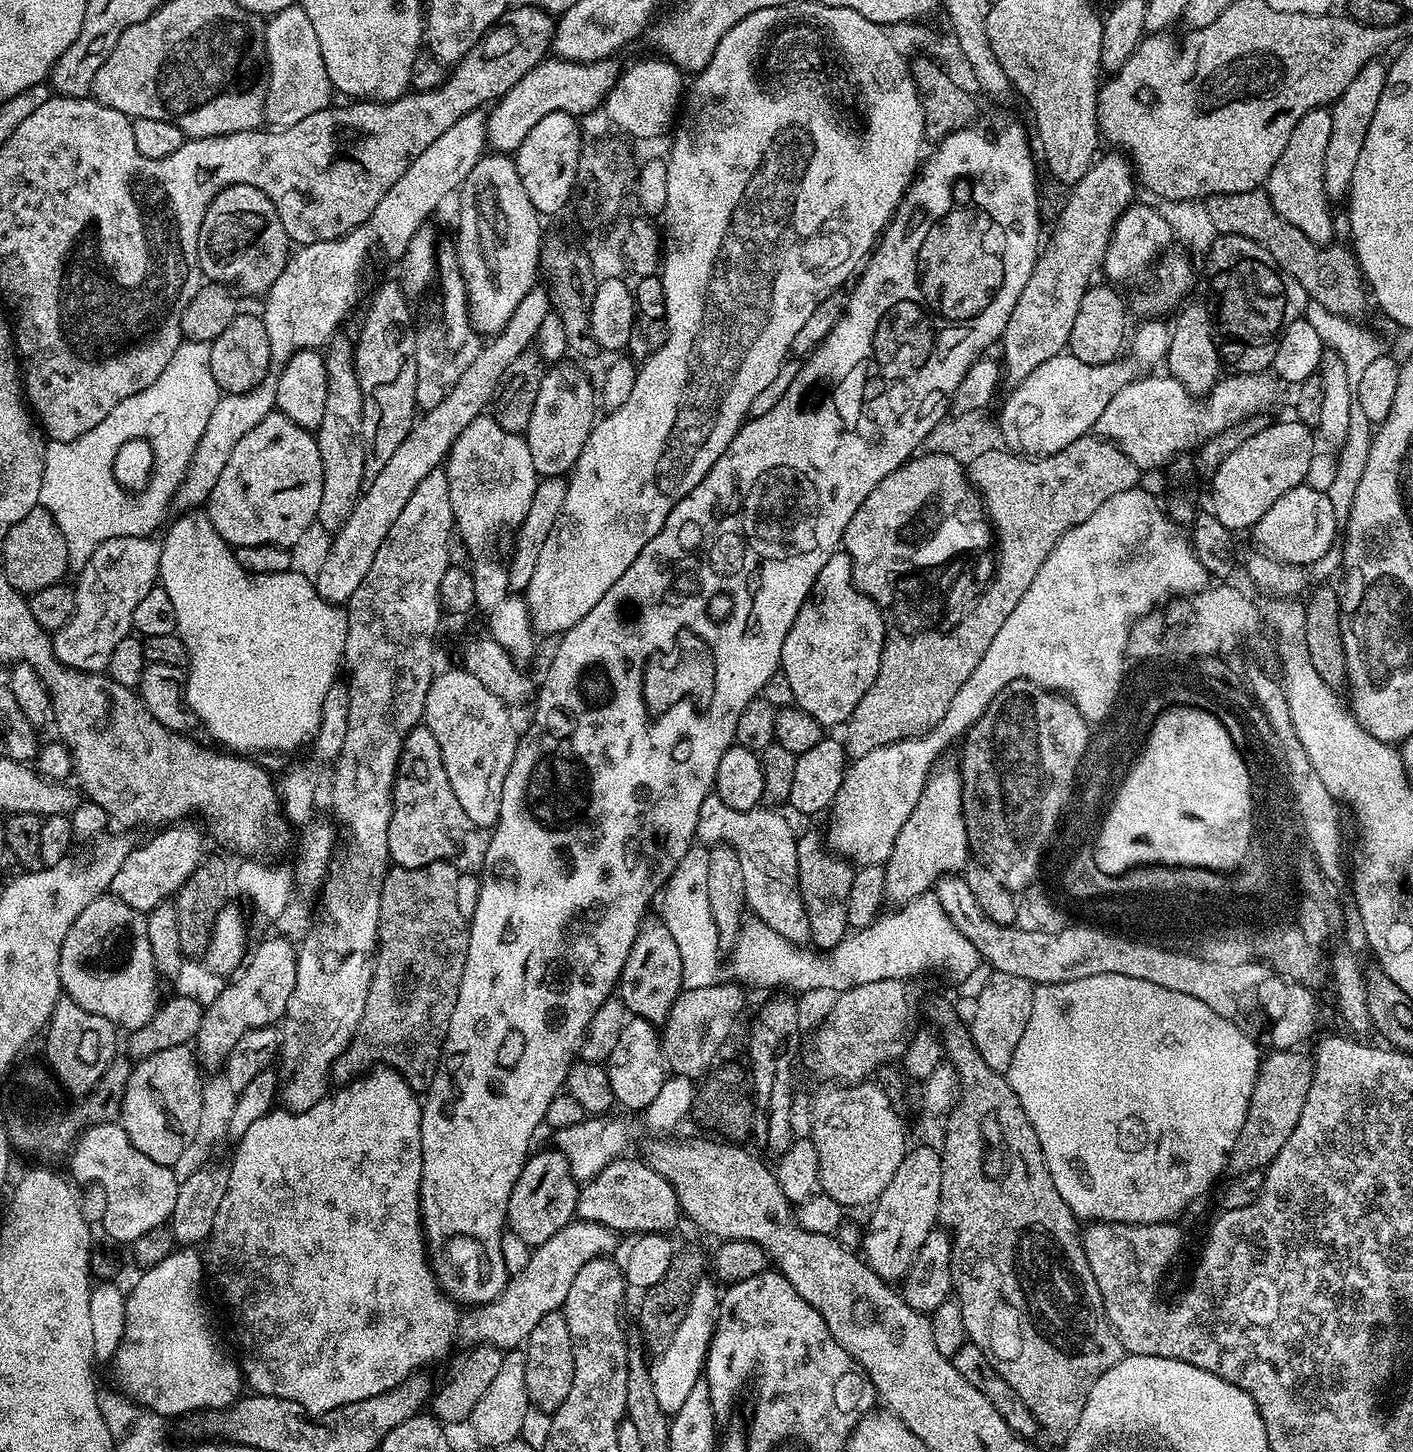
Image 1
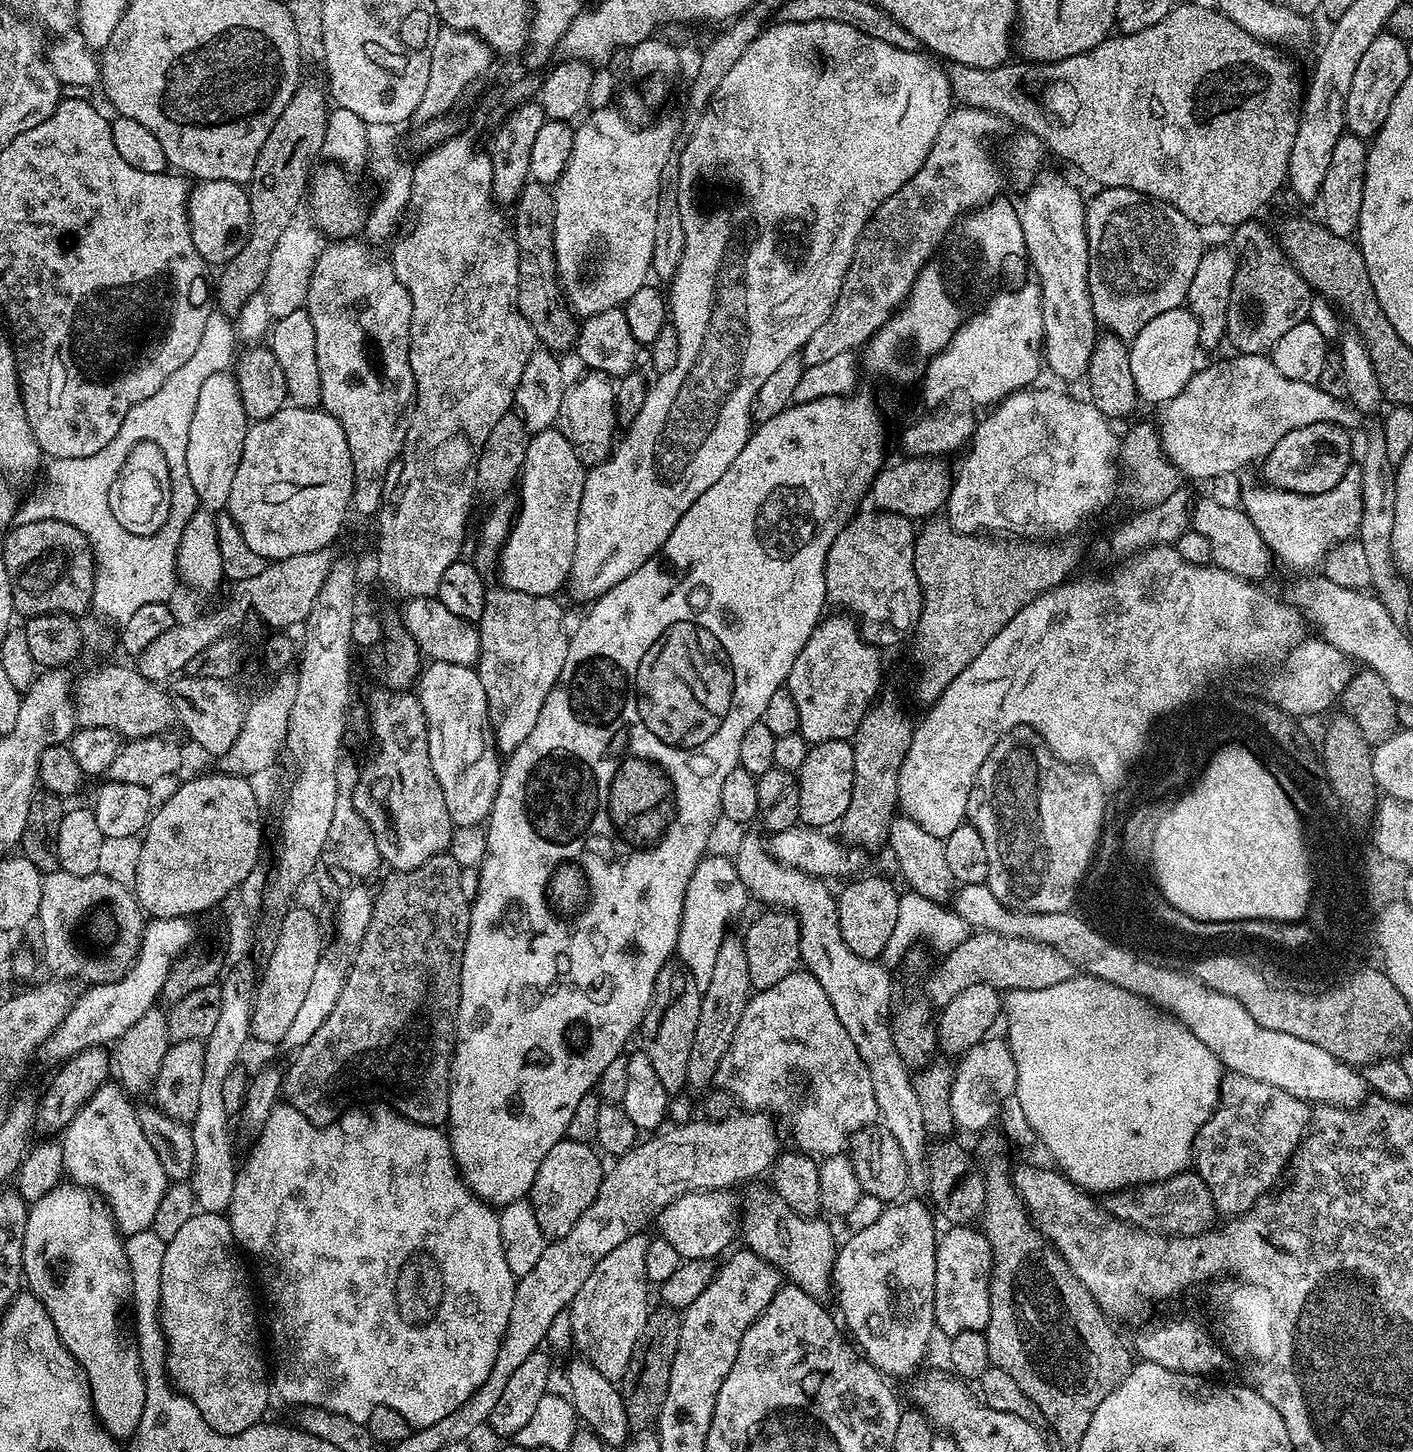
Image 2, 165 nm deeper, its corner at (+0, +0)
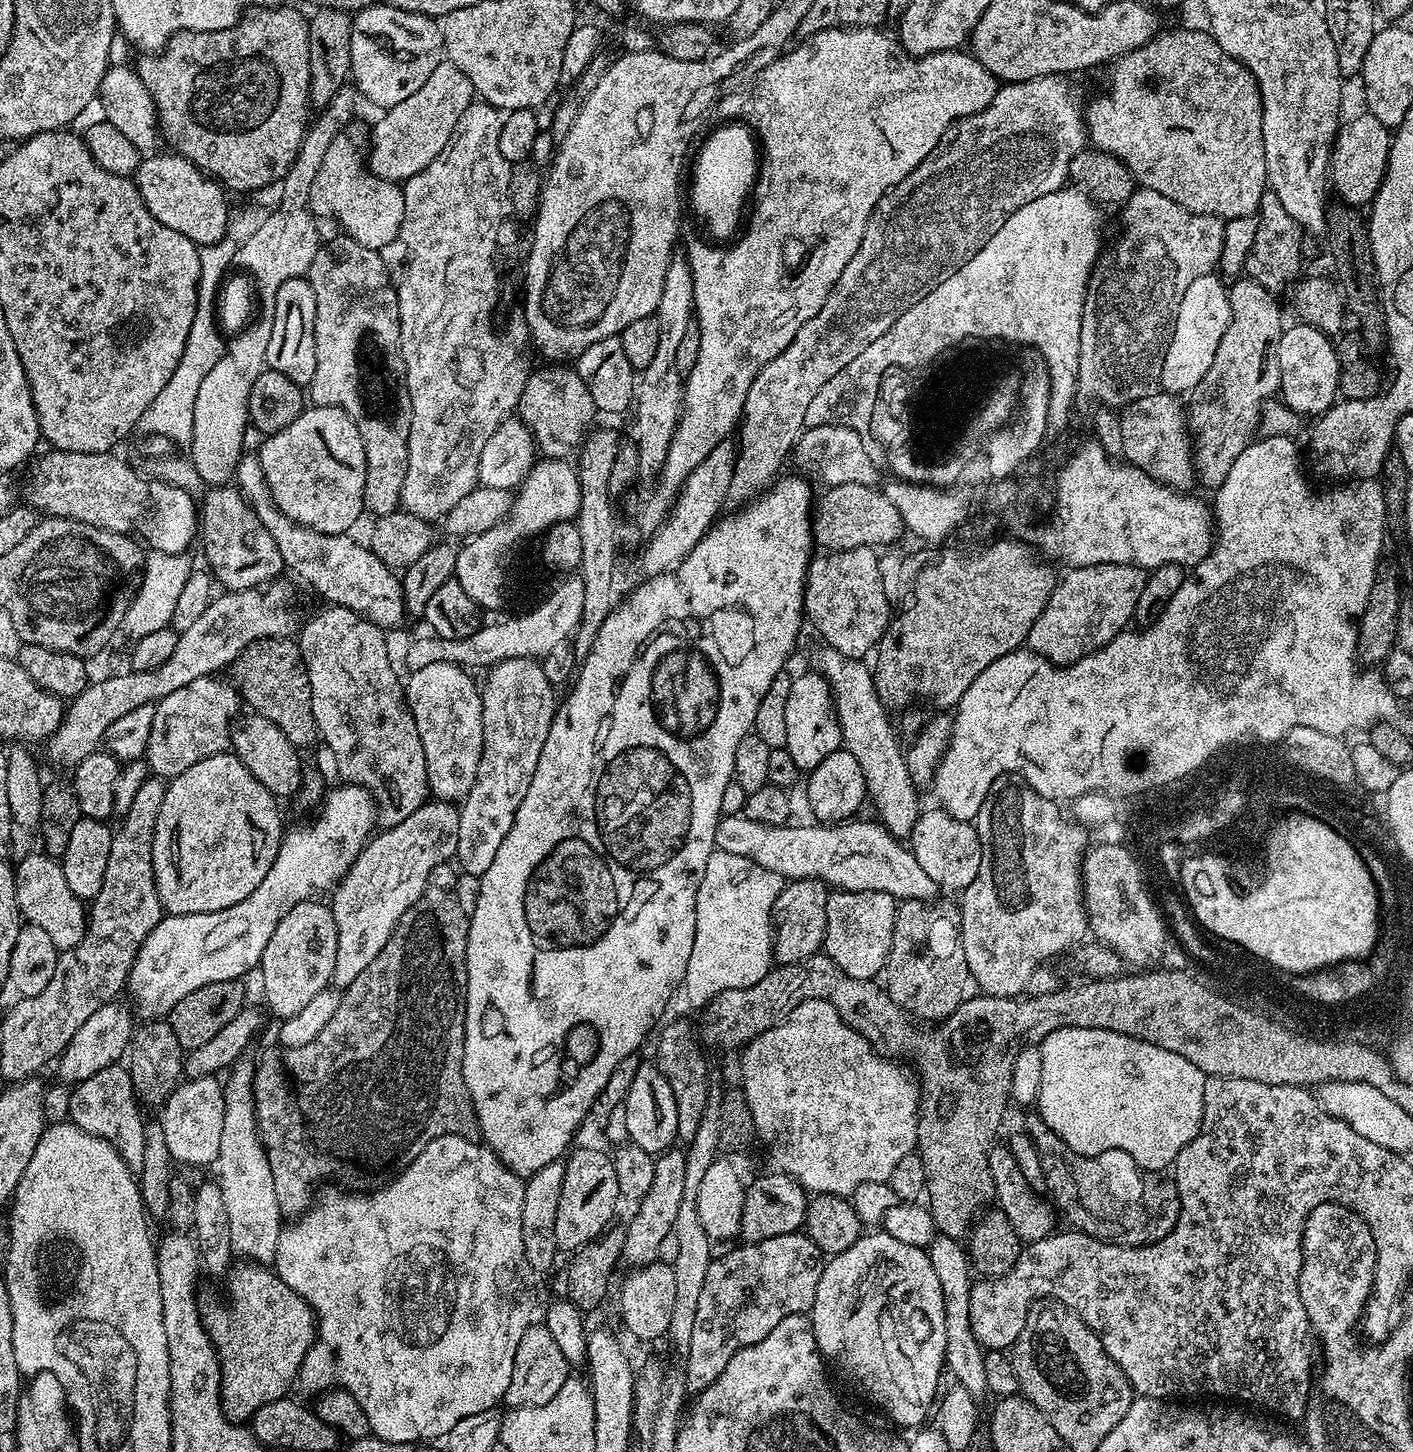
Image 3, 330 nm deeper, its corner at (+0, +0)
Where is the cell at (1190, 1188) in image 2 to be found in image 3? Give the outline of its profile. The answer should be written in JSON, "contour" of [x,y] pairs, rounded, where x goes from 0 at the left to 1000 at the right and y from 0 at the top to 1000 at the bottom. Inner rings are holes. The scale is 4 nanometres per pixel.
{"contour":[[[730,766],[727,770],[726,780],[732,785],[736,809],[742,821],[741,823],[748,834],[751,834],[758,842],[757,844],[759,846],[783,857],[800,860],[816,857],[825,853],[825,850],[828,850],[835,835],[835,826],[832,812],[827,811],[826,813],[825,811],[821,810],[824,809],[820,806],[808,804],[805,800],[803,800],[803,798],[800,798],[800,795],[797,795],[797,792],[783,792],[776,796],[764,795],[757,789],[754,789],[754,787],[746,781],[733,766]]]}

